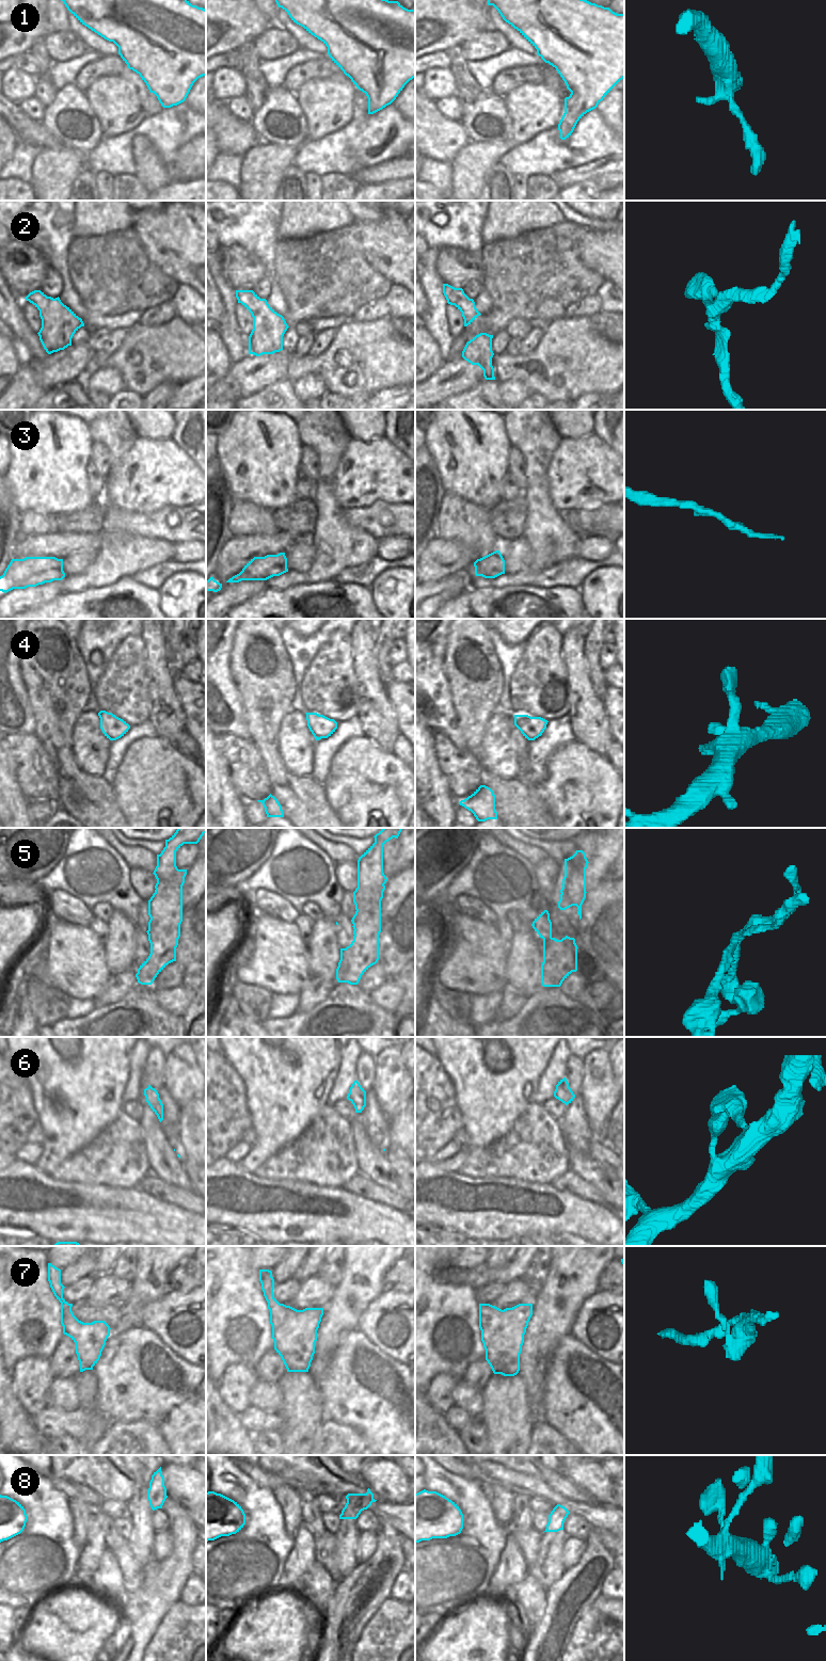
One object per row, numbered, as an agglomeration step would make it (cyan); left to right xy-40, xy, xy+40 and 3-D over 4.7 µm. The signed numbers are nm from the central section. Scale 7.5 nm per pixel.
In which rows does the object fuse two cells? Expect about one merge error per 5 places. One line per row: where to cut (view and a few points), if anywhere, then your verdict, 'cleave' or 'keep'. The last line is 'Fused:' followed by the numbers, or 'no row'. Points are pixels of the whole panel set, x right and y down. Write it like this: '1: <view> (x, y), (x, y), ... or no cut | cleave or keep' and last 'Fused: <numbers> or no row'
1: no cut | keep
2: no cut | keep
3: no cut | keep
4: no cut | keep
5: xy (384, 885), (367, 890), (360, 896), (353, 895) | cleave
6: no cut | keep
7: no cut | keep
8: no cut | keep
Fused: 5

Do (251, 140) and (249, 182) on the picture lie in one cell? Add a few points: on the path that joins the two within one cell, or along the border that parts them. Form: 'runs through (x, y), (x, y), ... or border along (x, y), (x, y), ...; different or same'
border along (260, 141), (252, 146), (242, 157); different

